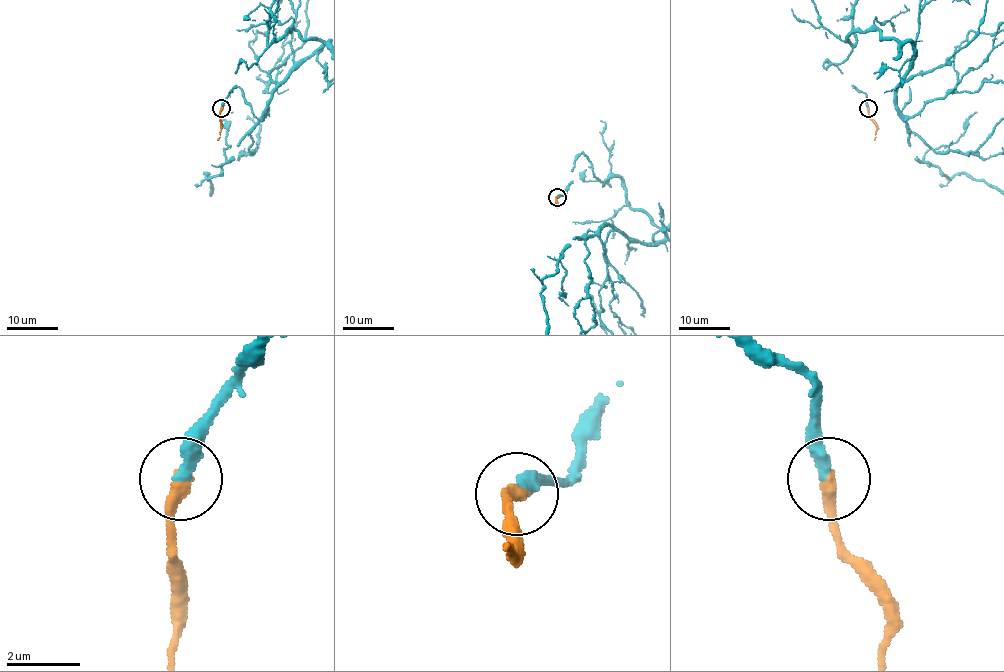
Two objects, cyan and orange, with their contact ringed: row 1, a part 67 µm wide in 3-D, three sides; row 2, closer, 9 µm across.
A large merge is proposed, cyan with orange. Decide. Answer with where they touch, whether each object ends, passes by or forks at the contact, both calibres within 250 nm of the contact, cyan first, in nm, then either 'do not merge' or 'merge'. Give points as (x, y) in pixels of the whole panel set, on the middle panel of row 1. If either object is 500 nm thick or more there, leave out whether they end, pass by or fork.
(557, 197) | cyan ends | orange ends | 360/360 nm | merge

